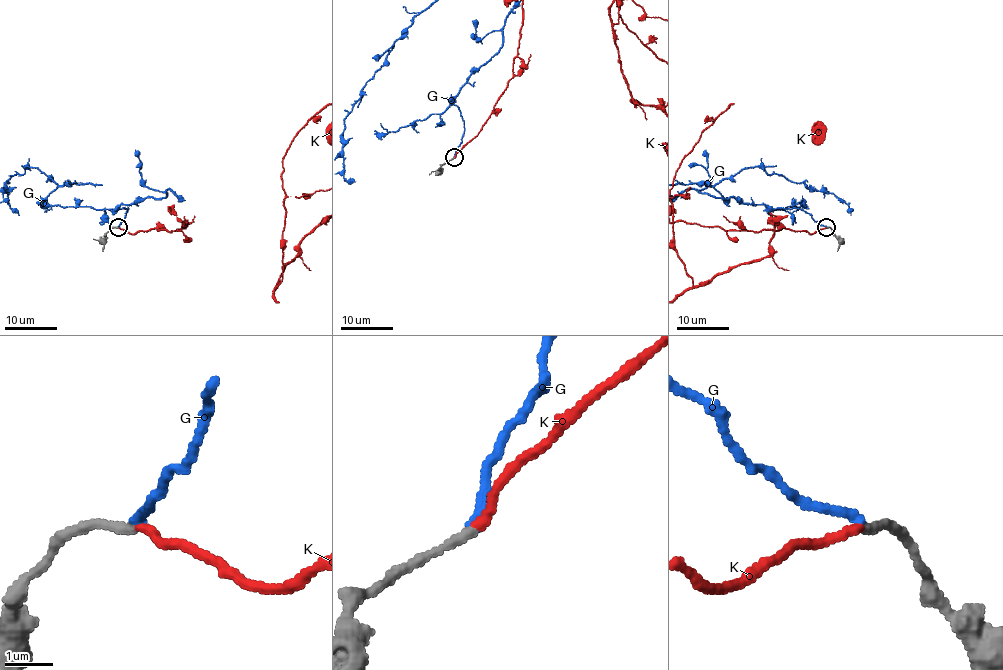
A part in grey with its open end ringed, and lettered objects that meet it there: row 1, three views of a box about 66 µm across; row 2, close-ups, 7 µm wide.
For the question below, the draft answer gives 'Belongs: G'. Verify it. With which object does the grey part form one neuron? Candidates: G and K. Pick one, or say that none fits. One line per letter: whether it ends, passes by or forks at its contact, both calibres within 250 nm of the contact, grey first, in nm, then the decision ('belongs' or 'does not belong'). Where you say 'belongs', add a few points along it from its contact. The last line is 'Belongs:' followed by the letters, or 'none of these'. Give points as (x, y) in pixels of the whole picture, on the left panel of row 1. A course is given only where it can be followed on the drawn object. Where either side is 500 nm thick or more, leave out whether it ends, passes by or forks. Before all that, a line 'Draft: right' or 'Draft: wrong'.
Draft: wrong
G: it ends there; 200 nm thick on the grey side, 180 nm on the other; does not belong
K: it ends there; 200 nm thick on the grey side, 180 nm on the other; belongs
Belongs: K

